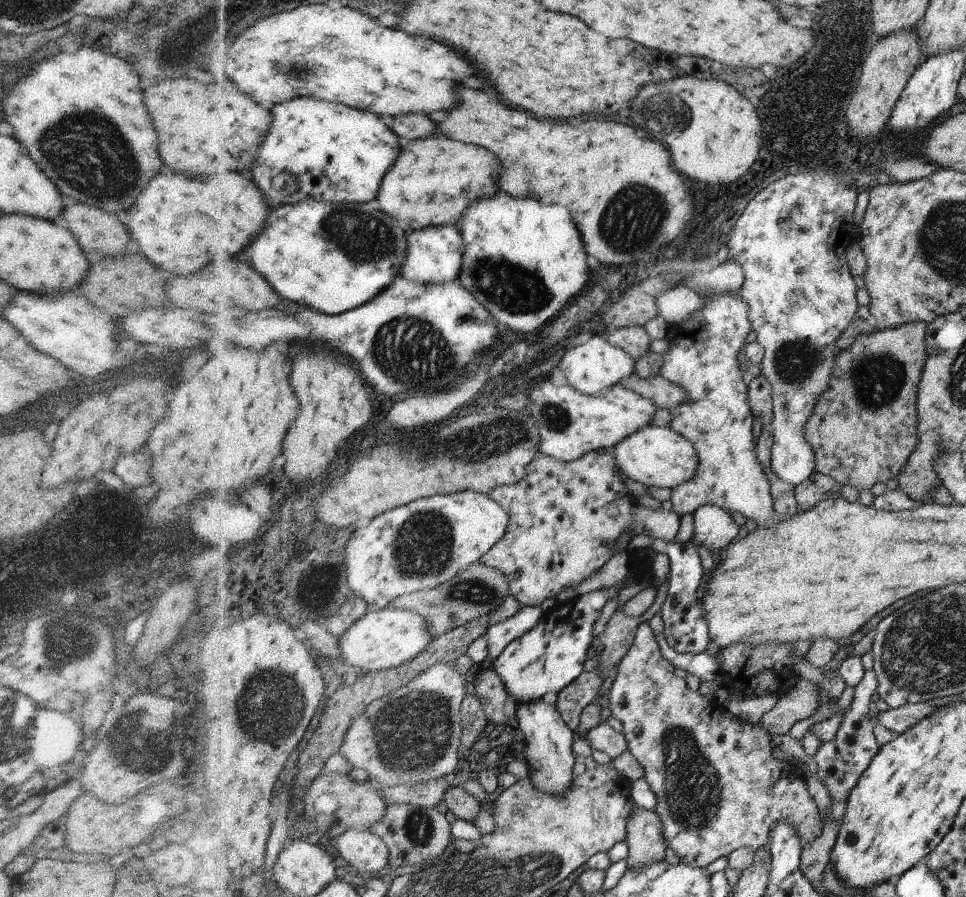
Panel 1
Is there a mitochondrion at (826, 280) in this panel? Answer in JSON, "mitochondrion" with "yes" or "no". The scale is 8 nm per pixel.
{"mitochondrion":"no"}

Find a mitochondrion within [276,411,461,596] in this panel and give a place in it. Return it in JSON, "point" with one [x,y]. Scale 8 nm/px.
{"point":[424,546]}

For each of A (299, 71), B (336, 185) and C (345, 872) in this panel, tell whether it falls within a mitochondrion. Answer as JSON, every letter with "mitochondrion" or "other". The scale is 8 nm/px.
{"A":"mitochondrion","B":"mitochondrion","C":"other"}

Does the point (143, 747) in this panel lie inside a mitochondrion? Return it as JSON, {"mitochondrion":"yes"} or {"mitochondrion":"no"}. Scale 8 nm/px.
{"mitochondrion":"yes"}

